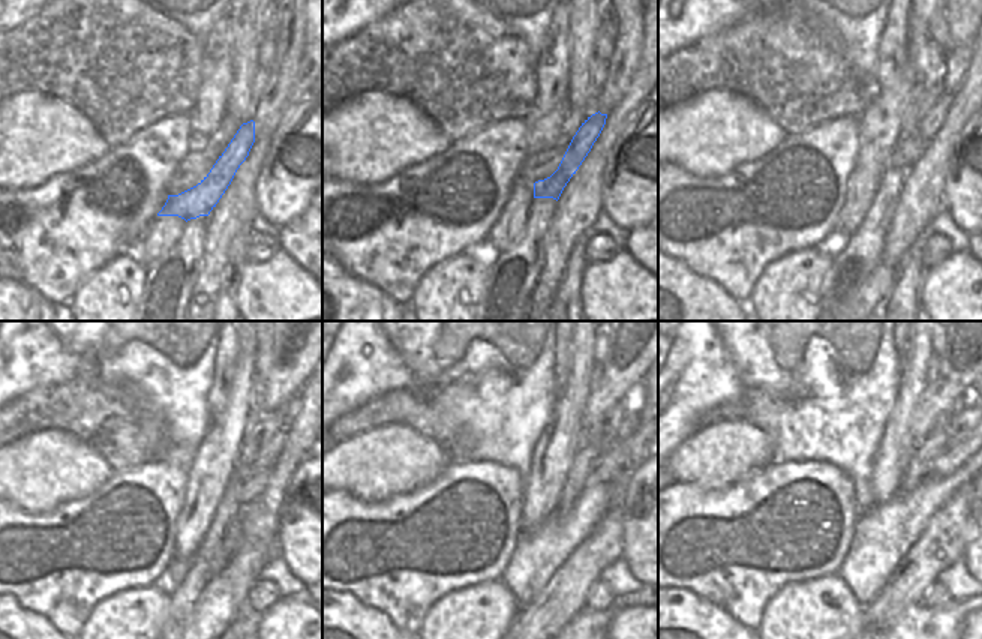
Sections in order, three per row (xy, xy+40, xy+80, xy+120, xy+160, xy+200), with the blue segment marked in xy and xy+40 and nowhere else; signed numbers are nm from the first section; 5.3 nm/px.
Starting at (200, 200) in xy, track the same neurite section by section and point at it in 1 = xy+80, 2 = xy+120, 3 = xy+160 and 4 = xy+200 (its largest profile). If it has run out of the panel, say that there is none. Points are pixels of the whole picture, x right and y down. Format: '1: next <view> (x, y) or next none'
1: next xy+80 (931, 123)
2: next xy+120 (267, 456)
3: next xy+160 (627, 426)
4: next xy+200 (963, 425)

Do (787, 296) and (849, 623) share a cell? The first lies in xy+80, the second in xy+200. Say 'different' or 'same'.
same

